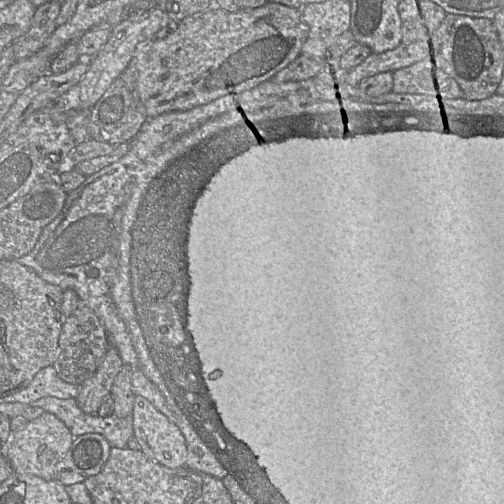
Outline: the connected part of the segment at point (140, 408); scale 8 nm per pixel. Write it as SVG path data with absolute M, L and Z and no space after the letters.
M134 398L133 436L149 459L171 469L186 467L187 448L183 434L146 398Z

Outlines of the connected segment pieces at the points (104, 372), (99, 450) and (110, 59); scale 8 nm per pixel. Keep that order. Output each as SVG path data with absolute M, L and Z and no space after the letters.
M109 346L95 373L81 385L76 397L78 406L86 414L97 414L102 401L110 395L114 380L123 362L117 349Z
M99 433L74 437L69 450L56 464L55 480L66 487L98 474L108 460L111 448Z
M157 6L153 9L130 16L112 27L110 37L101 50L95 54L83 78L56 101L56 105L65 110L90 110L110 85L127 68L137 45L155 37L156 32L173 23L168 14Z

